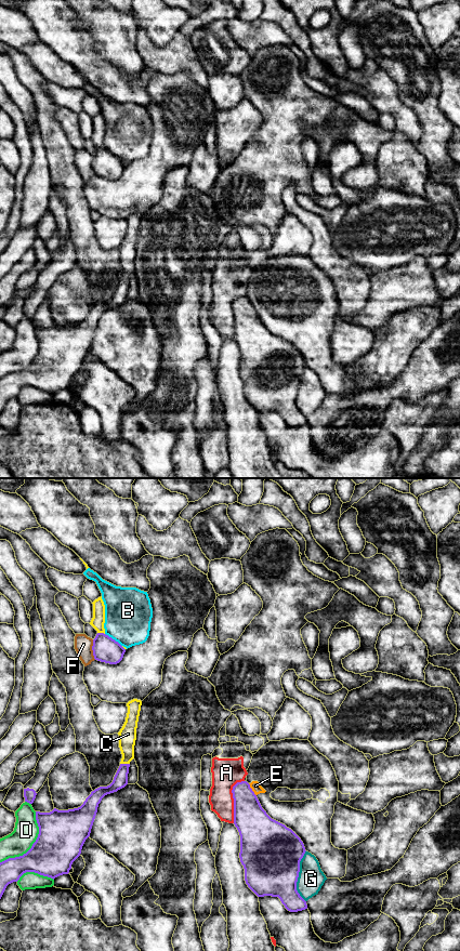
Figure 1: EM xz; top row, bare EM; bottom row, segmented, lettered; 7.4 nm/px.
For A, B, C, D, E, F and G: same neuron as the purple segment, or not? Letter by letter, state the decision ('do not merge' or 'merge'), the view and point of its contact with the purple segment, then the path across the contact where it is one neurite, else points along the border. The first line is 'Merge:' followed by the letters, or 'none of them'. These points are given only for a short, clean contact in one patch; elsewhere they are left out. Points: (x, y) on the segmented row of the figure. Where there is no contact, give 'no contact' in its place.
Merge: C
A: do not merge; contact xz (234, 800)
B: do not merge; contact xz (114, 639)
C: merge; contact xz (125, 764)
D: do not merge; contact xz (33, 845)
E: do not merge; contact xz (251, 790); border xz (248, 783), (255, 795)
F: do not merge; contact xz (92, 649)
G: do not merge; contact xz (298, 876)

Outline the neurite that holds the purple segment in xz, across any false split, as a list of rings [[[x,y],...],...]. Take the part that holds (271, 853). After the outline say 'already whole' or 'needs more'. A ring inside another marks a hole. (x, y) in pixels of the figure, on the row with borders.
[[[247,781],[237,782],[232,793],[246,884],[258,897],[278,897],[290,912],[307,909],[297,890],[300,861],[306,851],[303,842],[266,814]]]; already whole

